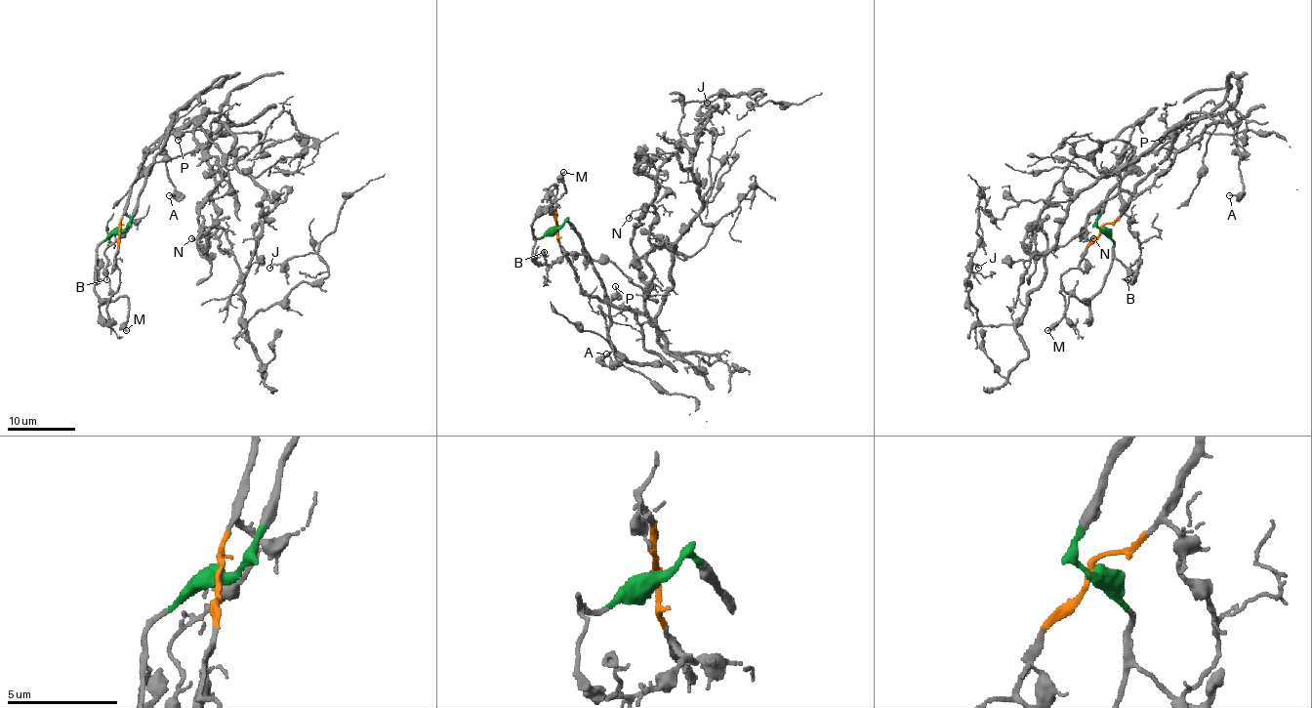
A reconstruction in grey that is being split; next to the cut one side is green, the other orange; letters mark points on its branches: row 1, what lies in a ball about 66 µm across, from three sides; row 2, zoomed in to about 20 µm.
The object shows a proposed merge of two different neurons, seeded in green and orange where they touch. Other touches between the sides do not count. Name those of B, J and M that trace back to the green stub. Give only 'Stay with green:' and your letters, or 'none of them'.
Stay with green: M

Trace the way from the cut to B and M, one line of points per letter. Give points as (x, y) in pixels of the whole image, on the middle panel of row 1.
B: (556, 226), (556, 241), (567, 253), (555, 262), (542, 265), (545, 262), (544, 252)
M: (556, 226), (552, 226), (537, 238), (533, 236), (531, 223), (565, 192), (563, 172)

